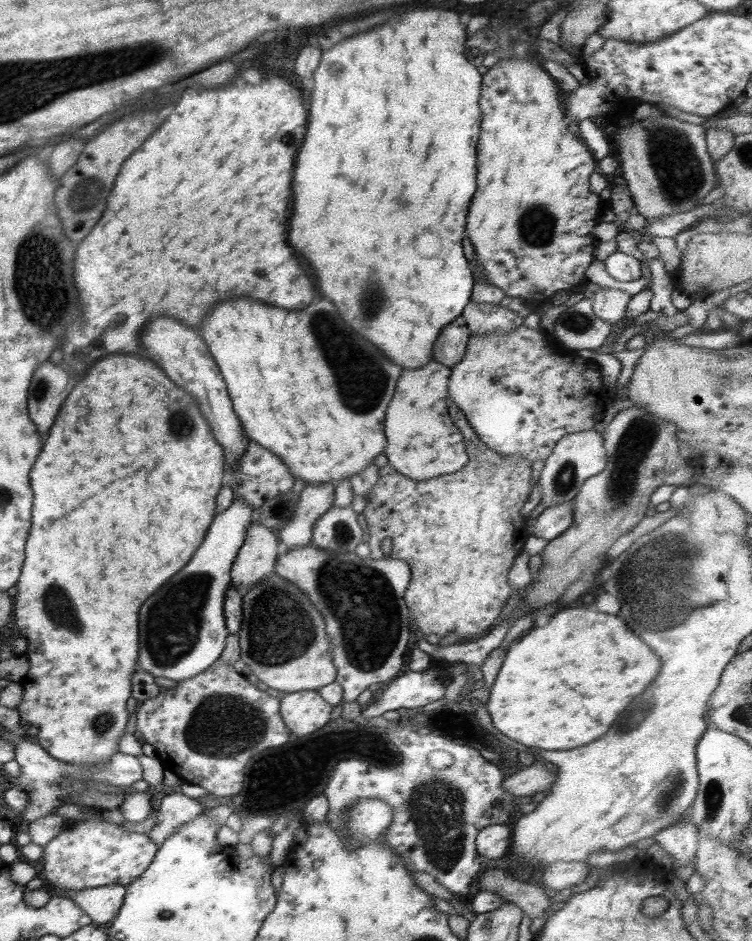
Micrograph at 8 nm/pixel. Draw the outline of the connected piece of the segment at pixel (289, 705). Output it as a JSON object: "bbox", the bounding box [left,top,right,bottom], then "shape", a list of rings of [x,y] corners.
{"bbox":[280,690,333,736],"shape":[[[302,690],[288,693],[280,700],[280,715],[293,736],[306,736],[326,726],[333,707],[318,691]]]}

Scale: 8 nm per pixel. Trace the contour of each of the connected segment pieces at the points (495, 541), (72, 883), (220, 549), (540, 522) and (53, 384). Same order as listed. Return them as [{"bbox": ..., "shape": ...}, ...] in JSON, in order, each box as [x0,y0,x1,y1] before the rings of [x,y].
[{"bbox":[362,398,532,642],"shape":[[[450,398],[447,403],[452,422],[463,434],[470,460],[458,472],[426,480],[408,478],[388,464],[379,469],[378,481],[364,496],[366,506],[362,513],[370,535],[370,557],[384,558],[381,542],[391,538],[388,557],[402,559],[410,567],[411,579],[403,597],[418,630],[425,636],[437,634],[441,638],[455,632],[458,642],[466,642],[498,623],[503,606],[513,593],[507,576],[529,537],[526,516],[520,510],[530,494],[532,469],[531,462],[522,456],[502,456],[482,444],[465,414]]]},{"bbox":[41,817,159,892],"shape":[[[102,817],[88,821],[66,819],[60,833],[44,847],[41,858],[44,862],[46,882],[64,890],[80,892],[84,889],[110,884],[128,886],[150,866],[158,849],[159,846],[150,840],[149,835],[131,833],[122,829],[120,824],[108,823]]]},{"bbox":[137,497,253,683],"shape":[[[234,497],[227,509],[216,513],[204,542],[190,562],[142,604],[138,612],[140,642],[137,661],[152,677],[176,680],[178,683],[204,673],[220,659],[228,635],[224,595],[231,586],[231,566],[244,544],[253,512],[242,497]]]},{"bbox":[534,500,572,541],"shape":[[[572,500],[549,506],[536,519],[534,536],[548,541],[560,536],[572,523]]]},{"bbox":[27,359,70,442],"shape":[[[49,359],[42,361],[34,371],[27,401],[30,418],[41,434],[41,442],[46,440],[48,428],[64,404],[64,390],[68,382],[70,376]]]}]

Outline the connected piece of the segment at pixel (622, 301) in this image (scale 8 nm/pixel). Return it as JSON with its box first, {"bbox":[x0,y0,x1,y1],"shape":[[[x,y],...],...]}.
{"bbox":[593,286,631,324],"shape":[[[599,286],[594,291],[593,310],[598,319],[610,324],[625,318],[626,306],[631,294],[612,287]]]}

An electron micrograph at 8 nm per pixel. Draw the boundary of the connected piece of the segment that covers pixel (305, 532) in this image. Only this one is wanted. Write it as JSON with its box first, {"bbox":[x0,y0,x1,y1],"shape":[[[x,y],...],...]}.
{"bbox":[275,482,337,553],"shape":[[[337,482],[306,484],[299,494],[296,512],[289,523],[275,530],[280,553],[311,544],[314,523],[333,507],[336,484]]]}

